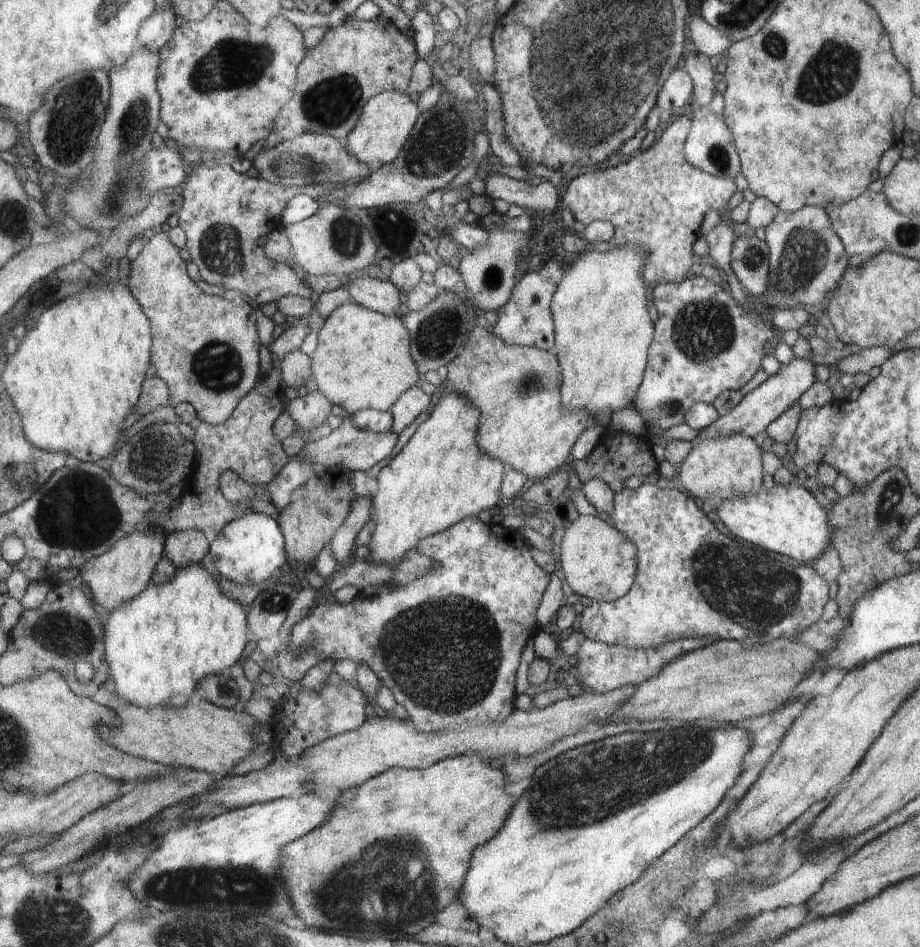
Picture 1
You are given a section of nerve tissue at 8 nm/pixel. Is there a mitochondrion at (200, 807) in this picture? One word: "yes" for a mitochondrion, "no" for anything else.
no

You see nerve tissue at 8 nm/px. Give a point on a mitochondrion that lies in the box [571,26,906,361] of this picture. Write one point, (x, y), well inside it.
(803, 259)

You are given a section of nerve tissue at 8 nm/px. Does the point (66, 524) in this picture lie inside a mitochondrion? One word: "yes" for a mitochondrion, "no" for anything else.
yes

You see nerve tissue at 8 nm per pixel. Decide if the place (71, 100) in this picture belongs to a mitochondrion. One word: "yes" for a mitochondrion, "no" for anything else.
yes

